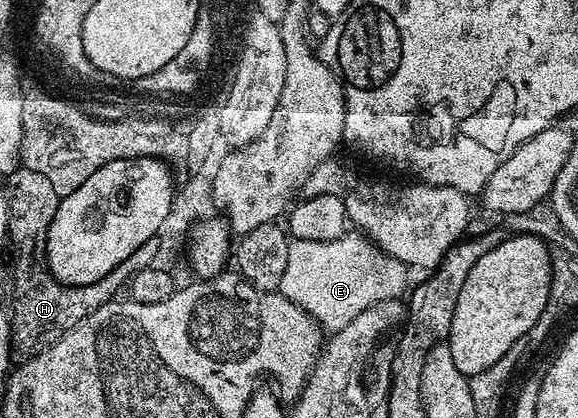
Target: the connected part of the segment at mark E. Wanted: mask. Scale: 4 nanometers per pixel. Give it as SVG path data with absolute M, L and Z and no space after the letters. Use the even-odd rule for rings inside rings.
M344 233L335 240L293 239L287 249L287 270L283 273L280 294L303 308L329 333L343 329L367 305L384 299L401 299L411 287L411 269L407 264L389 258L364 235L352 234Z

